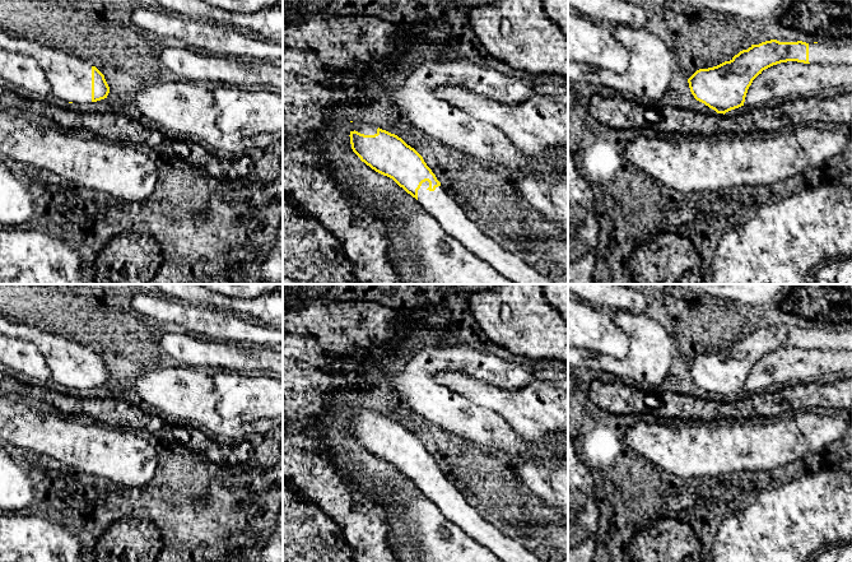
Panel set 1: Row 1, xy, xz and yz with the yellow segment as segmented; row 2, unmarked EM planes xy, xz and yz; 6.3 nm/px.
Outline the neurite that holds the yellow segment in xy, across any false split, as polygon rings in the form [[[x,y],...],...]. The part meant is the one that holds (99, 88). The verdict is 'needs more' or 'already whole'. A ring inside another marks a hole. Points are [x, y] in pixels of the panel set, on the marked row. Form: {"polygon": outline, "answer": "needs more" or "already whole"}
{"polygon": [[[0,29],[0,46],[33,57],[50,83],[51,94],[65,102],[87,104],[110,93],[104,75],[96,66],[52,45],[13,37]]], "answer": "needs more"}

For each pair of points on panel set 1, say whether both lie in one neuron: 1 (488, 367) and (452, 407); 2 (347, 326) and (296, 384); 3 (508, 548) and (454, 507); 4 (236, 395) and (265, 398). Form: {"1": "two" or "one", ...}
{"1": "one", "2": "one", "3": "one", "4": "one"}

